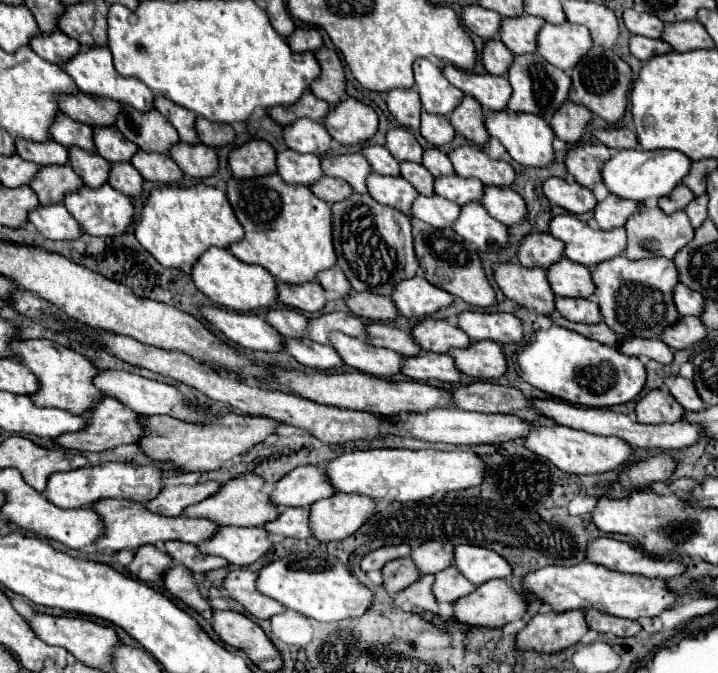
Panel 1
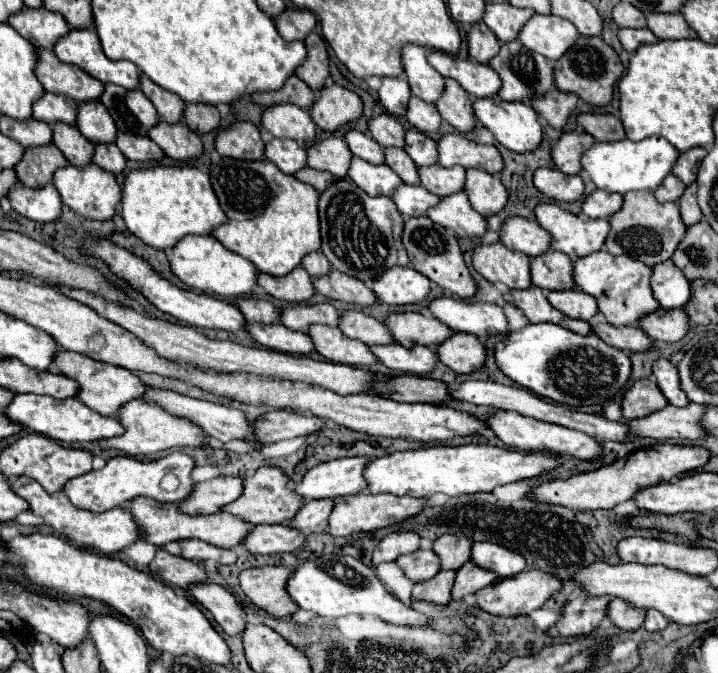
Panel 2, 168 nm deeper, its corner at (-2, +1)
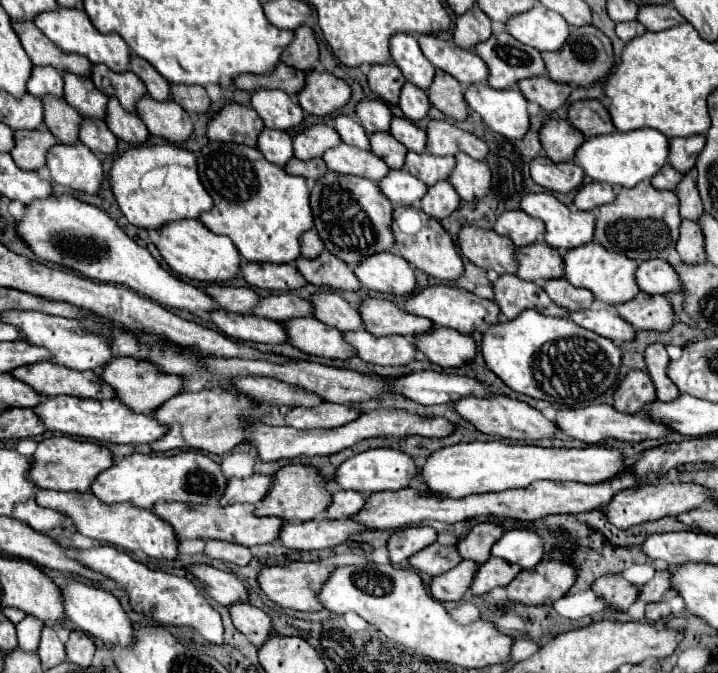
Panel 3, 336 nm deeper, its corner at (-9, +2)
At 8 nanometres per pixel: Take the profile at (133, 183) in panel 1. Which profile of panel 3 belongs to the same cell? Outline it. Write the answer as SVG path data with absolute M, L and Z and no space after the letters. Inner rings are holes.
M84 119L80 125L80 141L94 153L102 155L114 155L118 147L118 139L112 135L112 131L106 127L106 123Z

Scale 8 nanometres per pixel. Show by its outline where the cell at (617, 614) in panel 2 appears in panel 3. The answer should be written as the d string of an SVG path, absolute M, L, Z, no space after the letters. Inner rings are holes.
M658 571L646 585L640 587L638 599L644 603L658 603L658 601L670 601L676 593L670 589L668 583L668 573Z

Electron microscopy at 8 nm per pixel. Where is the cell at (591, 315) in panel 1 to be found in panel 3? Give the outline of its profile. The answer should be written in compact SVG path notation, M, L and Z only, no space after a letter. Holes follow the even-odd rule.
M566 279L546 281L544 289L556 305L568 311L580 311L580 309L584 311L584 309L590 309L590 305L594 303L594 295L588 289L578 289L570 285Z

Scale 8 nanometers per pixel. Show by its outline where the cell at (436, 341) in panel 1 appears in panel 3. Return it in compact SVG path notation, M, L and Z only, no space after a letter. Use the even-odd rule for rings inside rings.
M364 299L358 307L364 319L364 329L372 335L404 335L416 337L424 335L428 329L434 329L430 319L402 311L396 303L386 299Z

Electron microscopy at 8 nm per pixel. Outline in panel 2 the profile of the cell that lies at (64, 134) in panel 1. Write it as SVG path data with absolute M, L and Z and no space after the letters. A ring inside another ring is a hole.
M45 92L33 104L33 118L43 120L47 124L55 124L55 122L75 124L75 116L77 116L77 102L63 94Z

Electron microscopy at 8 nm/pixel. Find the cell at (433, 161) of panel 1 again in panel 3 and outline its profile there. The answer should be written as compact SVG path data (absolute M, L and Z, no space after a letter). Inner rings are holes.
M394 117L394 119L392 119L392 135L394 135L404 147L408 147L408 151L426 153L426 131L422 131L420 127L416 127L412 121Z

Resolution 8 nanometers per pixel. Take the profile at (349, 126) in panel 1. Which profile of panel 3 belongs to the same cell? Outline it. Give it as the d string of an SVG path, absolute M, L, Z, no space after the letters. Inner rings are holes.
M310 71L306 77L306 87L302 95L298 95L298 103L306 113L316 117L326 117L338 109L342 109L352 97L352 89L342 79L332 73Z

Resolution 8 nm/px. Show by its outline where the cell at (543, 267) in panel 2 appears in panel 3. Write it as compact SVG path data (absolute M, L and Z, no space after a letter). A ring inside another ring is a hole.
M546 241L518 247L518 277L532 283L546 283L548 279L564 279L564 257Z

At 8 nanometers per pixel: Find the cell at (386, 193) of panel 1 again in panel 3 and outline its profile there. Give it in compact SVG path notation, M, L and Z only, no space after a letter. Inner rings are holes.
M342 143L334 149L328 149L322 159L326 161L330 171L336 171L342 175L366 177L376 183L378 183L378 179L382 179L382 175L386 175L386 169L390 169L374 153L362 151L358 147L346 145L346 143Z

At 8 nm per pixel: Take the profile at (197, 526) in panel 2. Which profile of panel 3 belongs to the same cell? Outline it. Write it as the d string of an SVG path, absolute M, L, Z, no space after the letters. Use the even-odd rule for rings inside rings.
M156 503L152 511L170 523L174 527L176 539L218 539L218 541L230 541L244 547L254 547L262 543L272 543L282 527L282 521L278 517L256 517L254 505L232 505L232 507L220 507L220 505L190 505L190 503Z

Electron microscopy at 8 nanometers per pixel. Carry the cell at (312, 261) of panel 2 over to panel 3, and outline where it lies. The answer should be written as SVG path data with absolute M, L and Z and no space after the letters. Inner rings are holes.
M314 229L302 235L300 247L302 247L302 257L304 259L316 259L324 251L324 243L322 243L322 239L318 237L318 233Z

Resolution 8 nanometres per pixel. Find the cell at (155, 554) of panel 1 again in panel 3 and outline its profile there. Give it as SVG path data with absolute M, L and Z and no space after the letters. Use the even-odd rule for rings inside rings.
M204 563L192 565L188 567L188 571L196 577L196 581L200 579L200 583L204 583L204 591L224 607L230 607L232 603L238 603L238 601L248 601L246 589L234 573L218 571Z

